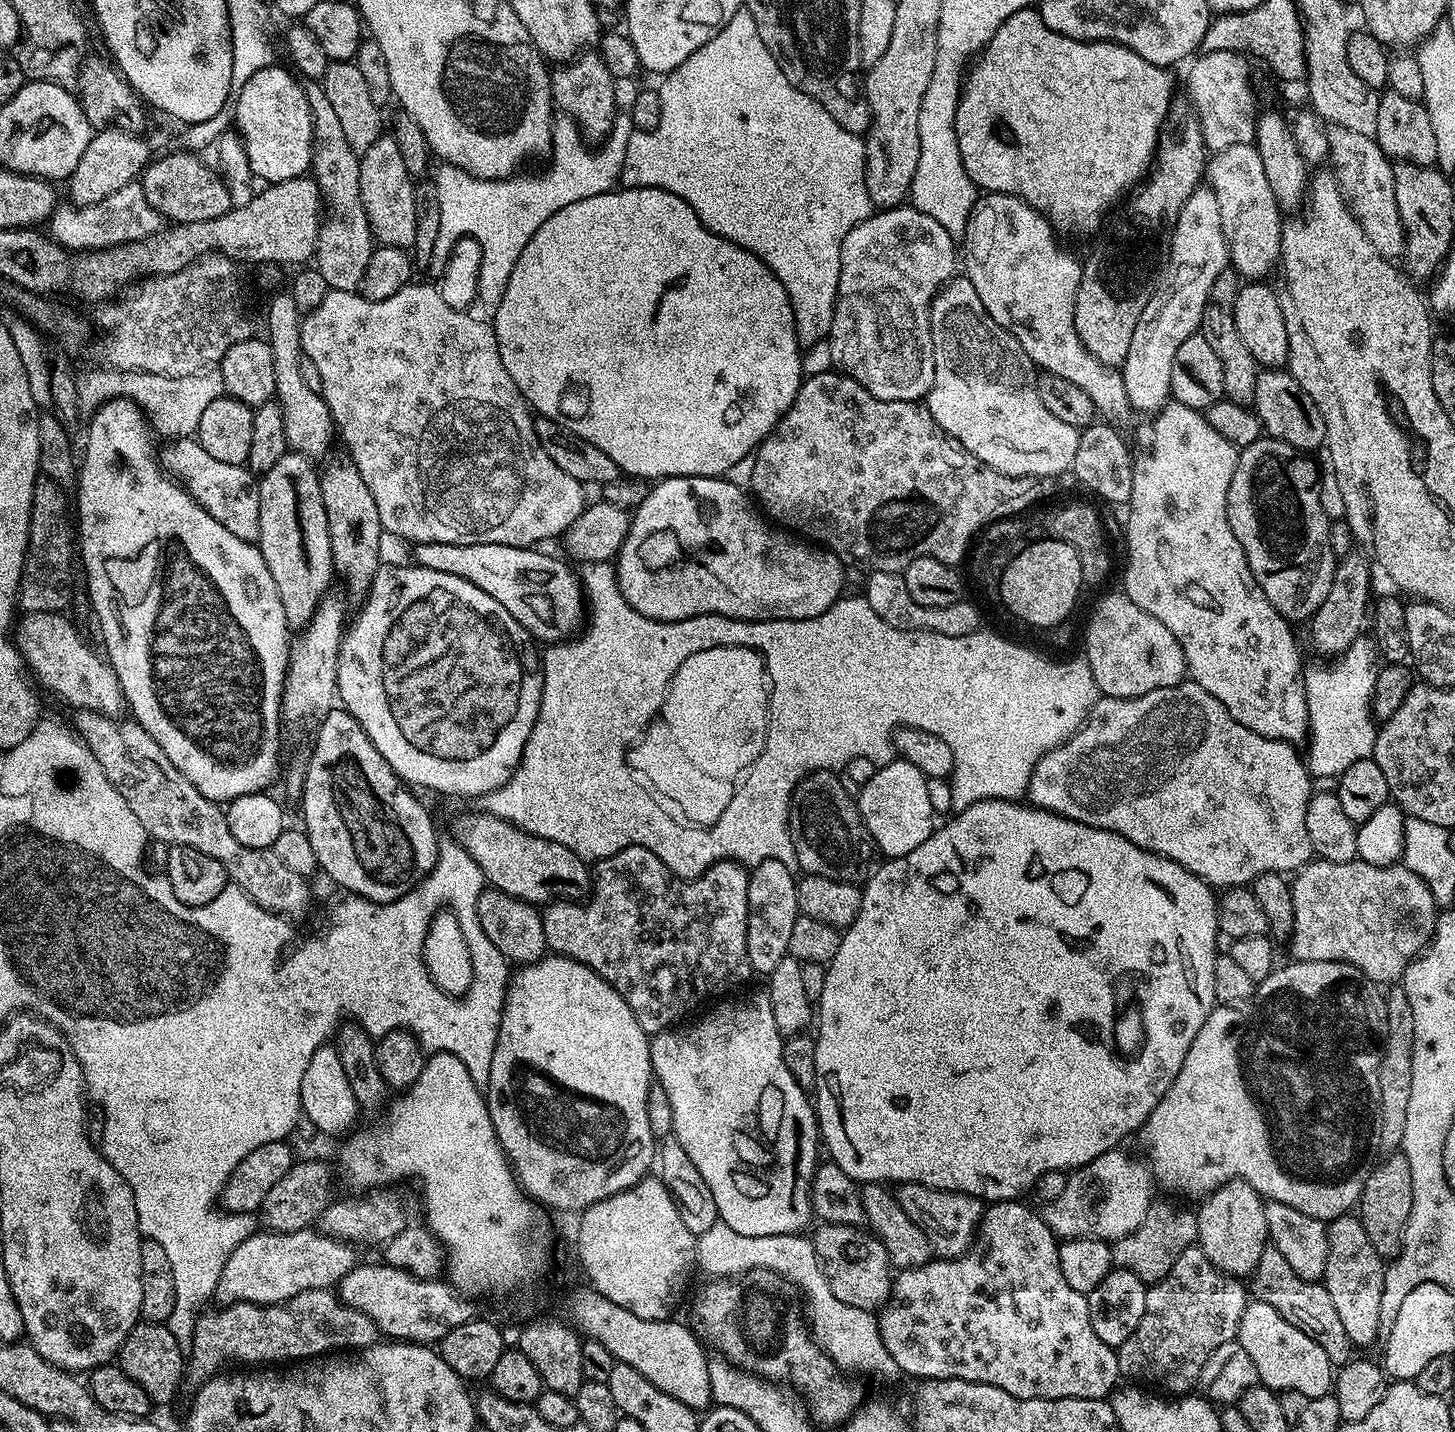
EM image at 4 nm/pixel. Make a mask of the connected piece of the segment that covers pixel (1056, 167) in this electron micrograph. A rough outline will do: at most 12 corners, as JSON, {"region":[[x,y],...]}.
{"region":[[1022,8],[967,73],[966,174],[1084,236],[1145,179],[1167,67]]}

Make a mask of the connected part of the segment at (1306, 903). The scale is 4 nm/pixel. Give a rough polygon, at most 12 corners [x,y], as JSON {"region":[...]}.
{"region":[[1319,858],[1291,881],[1308,928],[1373,984],[1432,943],[1438,905],[1400,862]]}

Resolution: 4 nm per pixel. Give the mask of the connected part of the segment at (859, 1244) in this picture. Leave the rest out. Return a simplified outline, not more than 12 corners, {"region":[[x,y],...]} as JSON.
{"region":[[827,1222],[811,1242],[834,1298],[879,1309],[894,1279],[884,1247]]}

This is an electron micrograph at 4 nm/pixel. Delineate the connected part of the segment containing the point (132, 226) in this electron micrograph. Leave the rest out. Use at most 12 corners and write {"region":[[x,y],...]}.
{"region":[[131,182],[47,221],[61,248],[145,240],[162,217]]}

